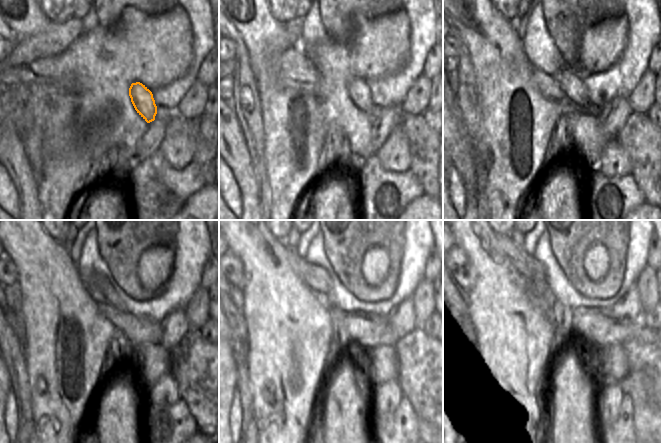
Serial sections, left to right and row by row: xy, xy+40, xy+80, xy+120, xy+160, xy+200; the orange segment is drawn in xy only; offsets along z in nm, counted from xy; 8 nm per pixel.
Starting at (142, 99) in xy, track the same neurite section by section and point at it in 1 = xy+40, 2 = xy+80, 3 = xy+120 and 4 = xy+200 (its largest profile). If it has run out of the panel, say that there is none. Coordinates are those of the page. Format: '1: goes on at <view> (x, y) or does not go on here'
1: goes on at xy+40 (359, 92)
2: goes on at xy+80 (575, 89)
3: goes on at xy+120 (98, 286)
4: goes on at xy+200 (526, 264)

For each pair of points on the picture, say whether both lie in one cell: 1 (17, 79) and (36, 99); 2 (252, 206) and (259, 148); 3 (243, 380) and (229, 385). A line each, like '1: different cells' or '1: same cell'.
1: same cell
2: different cells
3: different cells

